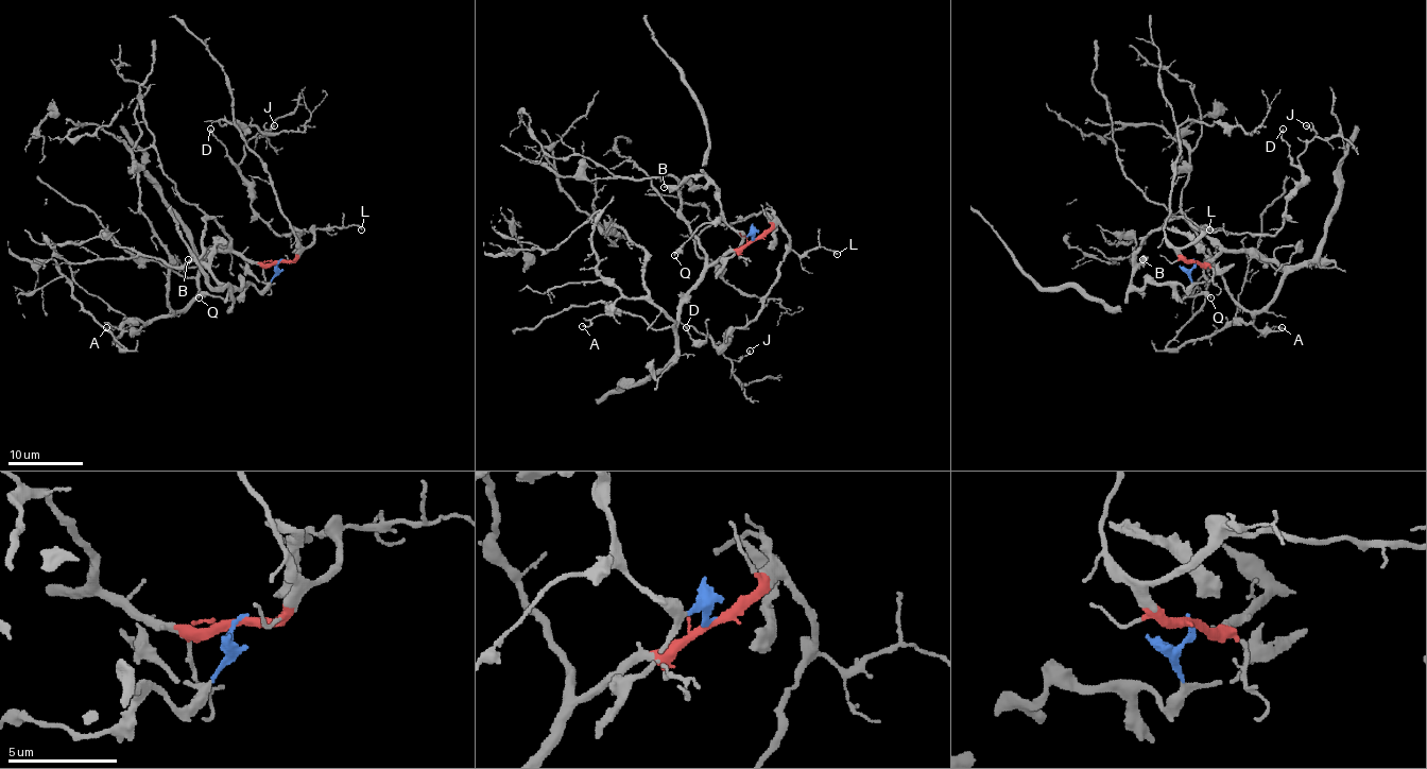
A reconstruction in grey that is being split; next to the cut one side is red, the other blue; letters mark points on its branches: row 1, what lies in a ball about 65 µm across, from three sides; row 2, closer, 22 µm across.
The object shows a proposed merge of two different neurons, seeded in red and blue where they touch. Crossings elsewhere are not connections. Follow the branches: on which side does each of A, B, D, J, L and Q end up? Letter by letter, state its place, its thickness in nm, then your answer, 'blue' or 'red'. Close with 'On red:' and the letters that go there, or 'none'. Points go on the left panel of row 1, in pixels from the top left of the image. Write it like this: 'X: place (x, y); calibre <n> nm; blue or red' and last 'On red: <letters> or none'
A: place (106, 327); calibre 110 nm; red
B: place (188, 259); calibre 320 nm; blue
D: place (210, 129); calibre 160 nm; red
J: place (274, 125); calibre 140 nm; red
L: place (361, 229); calibre 160 nm; red
Q: place (199, 297); calibre 220 nm; blue
On red: A, D, J, L

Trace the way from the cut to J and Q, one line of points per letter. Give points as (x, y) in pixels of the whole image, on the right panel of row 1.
J: (1193, 261), (1180, 252), (1208, 231), (1283, 225), (1317, 132), (1305, 124)
Q: (1193, 261), (1191, 285), (1186, 291), (1179, 284), (1176, 296), (1180, 301), (1199, 294), (1210, 298)

